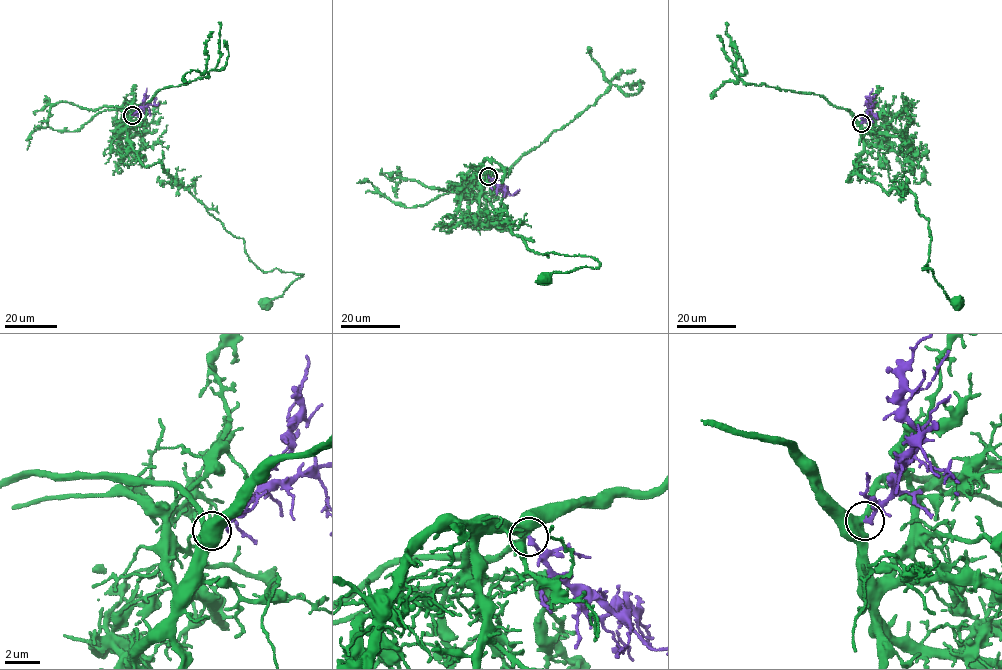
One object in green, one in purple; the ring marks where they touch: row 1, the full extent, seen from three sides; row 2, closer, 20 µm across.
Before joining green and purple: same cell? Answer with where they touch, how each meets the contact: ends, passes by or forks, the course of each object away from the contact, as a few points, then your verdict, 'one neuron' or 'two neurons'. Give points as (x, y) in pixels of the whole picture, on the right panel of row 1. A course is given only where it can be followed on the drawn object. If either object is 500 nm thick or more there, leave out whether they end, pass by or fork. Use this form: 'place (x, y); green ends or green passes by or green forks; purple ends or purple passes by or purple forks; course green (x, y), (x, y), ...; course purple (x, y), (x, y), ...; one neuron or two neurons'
place (861, 123); course green (861, 122), (864, 153), (848, 180), (863, 175), (916, 196), (931, 238), (928, 271), (922, 268), (957, 302); course purple (861, 122), (873, 107), (865, 104); one neuron

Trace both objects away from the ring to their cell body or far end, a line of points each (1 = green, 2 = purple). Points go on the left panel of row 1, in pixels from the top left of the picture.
1: (132, 114), (127, 141), (144, 165), (163, 165), (264, 272), (303, 274), (268, 303)
2: (132, 114), (158, 102)

